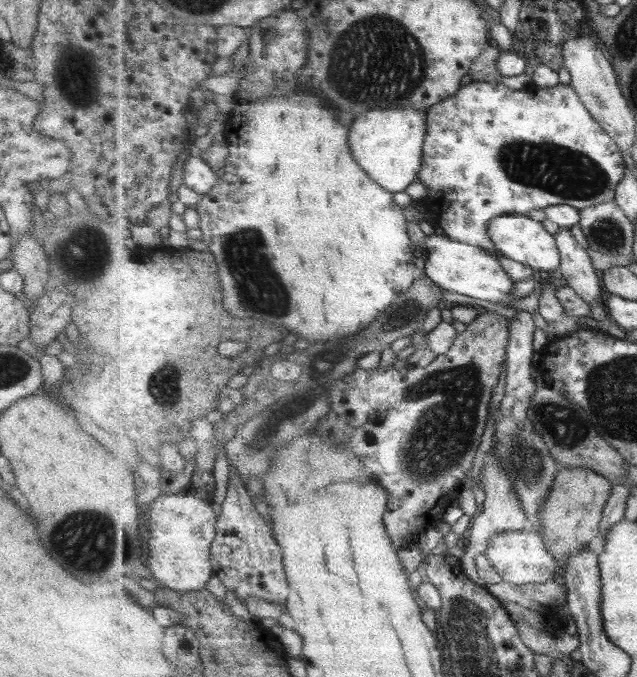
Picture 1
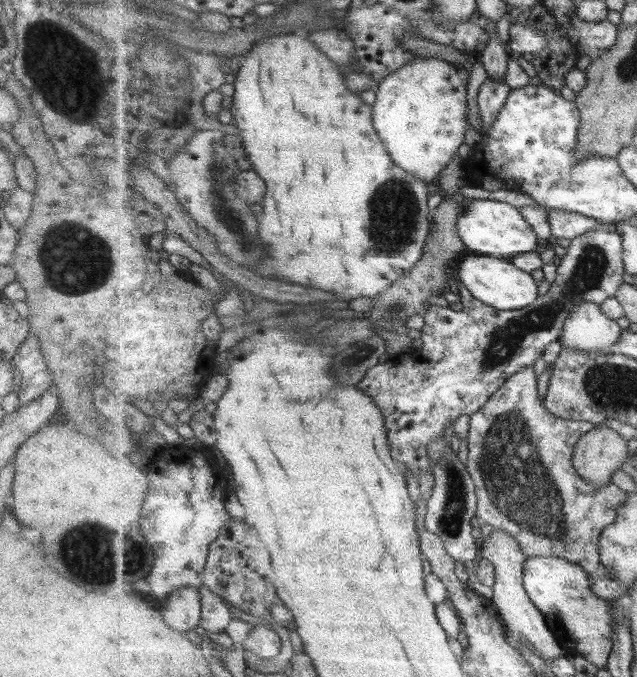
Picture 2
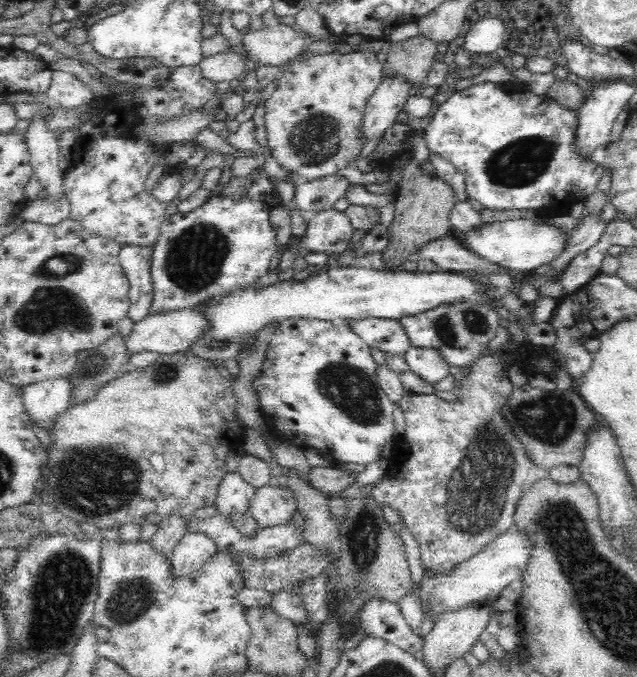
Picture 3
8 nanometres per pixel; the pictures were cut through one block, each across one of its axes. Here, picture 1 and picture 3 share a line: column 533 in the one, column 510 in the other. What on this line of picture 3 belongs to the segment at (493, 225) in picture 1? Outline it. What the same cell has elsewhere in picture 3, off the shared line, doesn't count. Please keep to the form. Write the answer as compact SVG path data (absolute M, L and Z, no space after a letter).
M518 219L506 220L504 222L482 222L470 228L466 233L466 246L474 254L505 266L512 271L522 275L529 275L541 265L548 265L562 250L567 242L567 234L554 225L547 225L546 222L536 223L532 220Z

